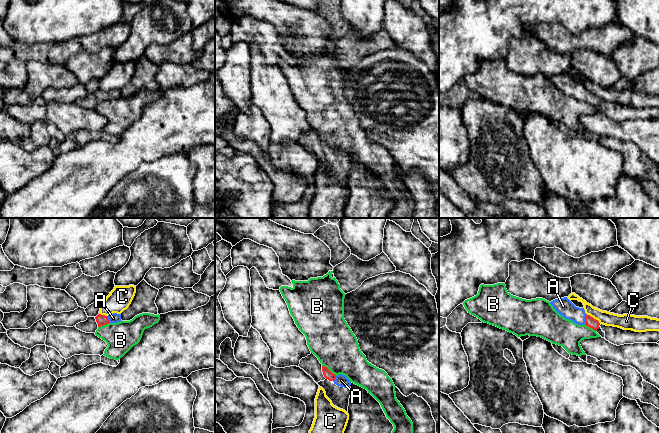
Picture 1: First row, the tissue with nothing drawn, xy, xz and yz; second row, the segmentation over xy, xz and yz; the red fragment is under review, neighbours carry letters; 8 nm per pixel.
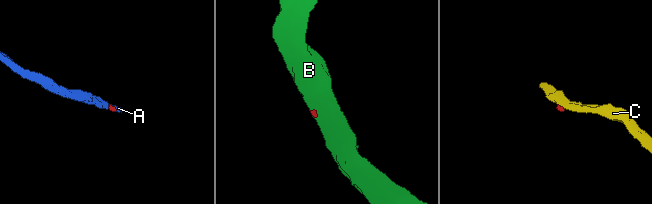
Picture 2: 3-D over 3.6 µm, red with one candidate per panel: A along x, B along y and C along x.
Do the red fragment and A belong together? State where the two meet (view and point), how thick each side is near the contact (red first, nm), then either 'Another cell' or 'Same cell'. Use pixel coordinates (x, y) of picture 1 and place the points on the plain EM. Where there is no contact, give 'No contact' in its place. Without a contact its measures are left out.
Touches red at yz (585, 95). Thickness 80 nm (red) against 140 nm. Same cell

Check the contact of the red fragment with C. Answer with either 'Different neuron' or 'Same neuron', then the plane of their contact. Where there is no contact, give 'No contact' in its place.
Different neuron. Touches red in yz

